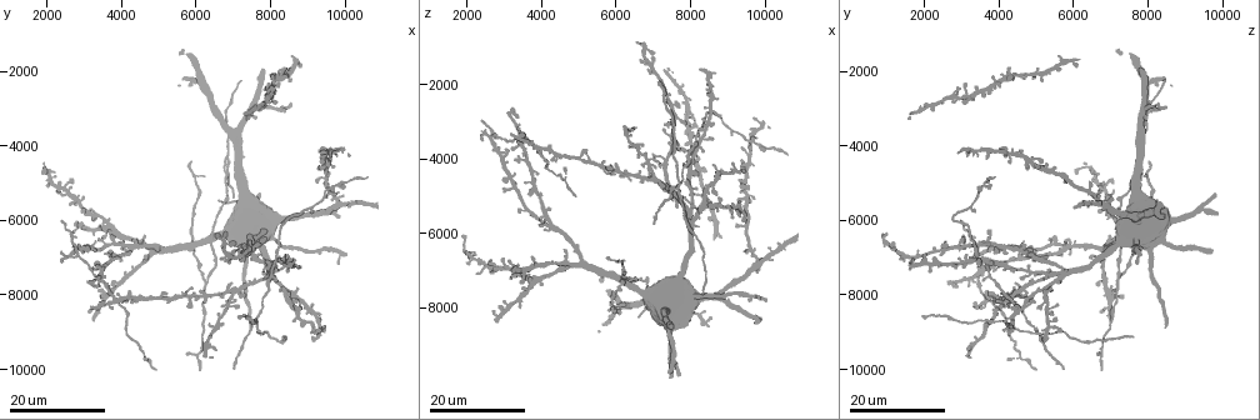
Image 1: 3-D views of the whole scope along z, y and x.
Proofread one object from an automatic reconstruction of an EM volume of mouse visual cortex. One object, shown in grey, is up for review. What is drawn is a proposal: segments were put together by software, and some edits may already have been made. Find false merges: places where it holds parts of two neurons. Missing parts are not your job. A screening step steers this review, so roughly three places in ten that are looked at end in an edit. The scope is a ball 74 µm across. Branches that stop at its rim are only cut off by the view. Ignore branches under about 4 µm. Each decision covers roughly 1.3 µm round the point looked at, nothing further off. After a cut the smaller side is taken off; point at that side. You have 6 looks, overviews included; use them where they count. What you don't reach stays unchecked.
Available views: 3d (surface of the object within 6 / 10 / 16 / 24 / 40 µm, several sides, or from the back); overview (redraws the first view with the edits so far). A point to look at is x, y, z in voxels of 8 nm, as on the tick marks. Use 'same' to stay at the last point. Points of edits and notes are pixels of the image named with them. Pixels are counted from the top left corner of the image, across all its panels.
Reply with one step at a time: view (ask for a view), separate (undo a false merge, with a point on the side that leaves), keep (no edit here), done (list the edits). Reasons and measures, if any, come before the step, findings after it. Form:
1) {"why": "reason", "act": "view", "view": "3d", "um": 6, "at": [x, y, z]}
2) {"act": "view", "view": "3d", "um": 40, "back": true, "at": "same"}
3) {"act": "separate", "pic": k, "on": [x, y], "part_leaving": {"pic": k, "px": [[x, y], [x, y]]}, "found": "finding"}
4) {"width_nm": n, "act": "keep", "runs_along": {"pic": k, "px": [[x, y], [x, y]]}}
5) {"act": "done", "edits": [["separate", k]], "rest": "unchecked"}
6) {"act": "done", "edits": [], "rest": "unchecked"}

{"why": "side arm on a straight run", "act": "view", "view": "3d", "um": 24, "at": [7700, 9000, 4900]}

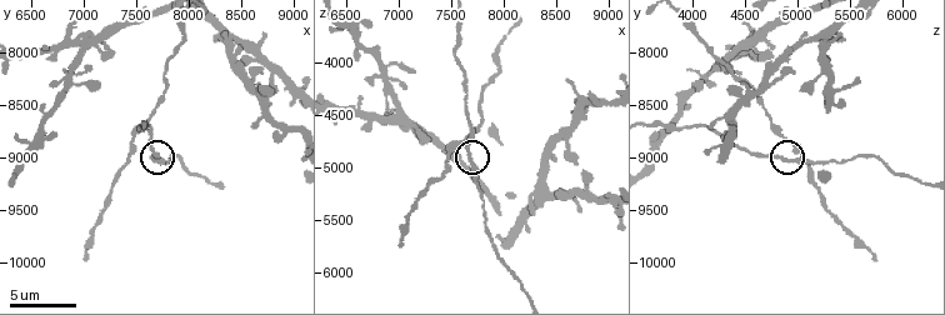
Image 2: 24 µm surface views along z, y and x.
{"act": "view", "view": "3d", "um": 6, "at": [7700, 9000, 4900]}

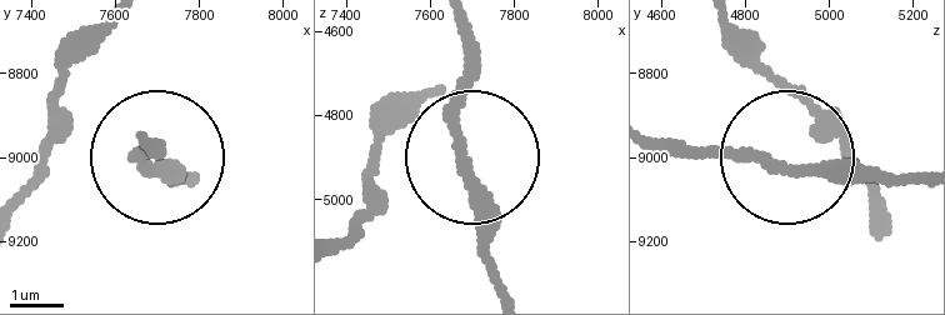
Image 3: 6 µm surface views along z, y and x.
{"width_nm": 190, "act": "keep", "runs_along": {"pic": 3, "px": [[431, 91], [388, 136], [374, 171], [464, 171], [495, 293]]}, "found": "continuous, no second neuron"}

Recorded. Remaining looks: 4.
{"why": "thick turns thin", "act": "view", "view": "3d", "um": 16, "at": [7560, 8700, 3900]}

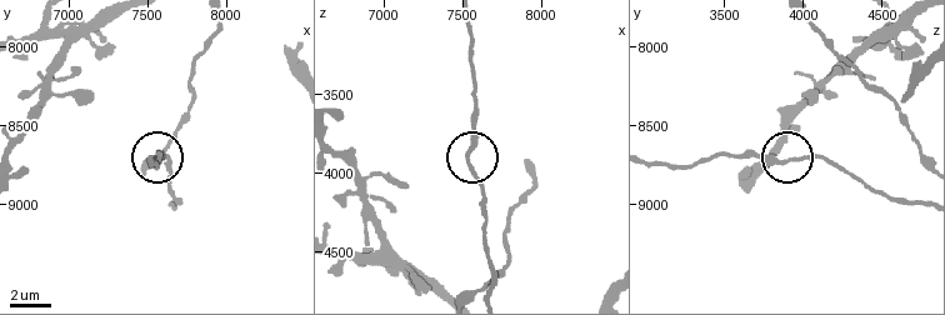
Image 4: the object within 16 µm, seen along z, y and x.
{"why": "from behind", "act": "view", "view": "3d", "um": 16, "back": true, "at": [7540, 8720, 3920]}

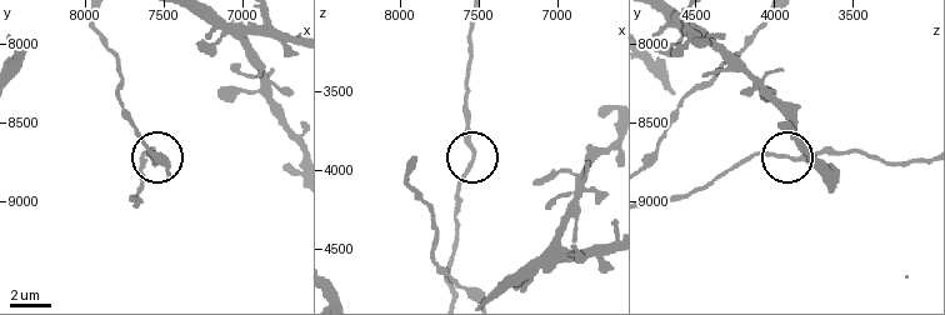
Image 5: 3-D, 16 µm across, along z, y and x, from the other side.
{"act": "keep", "runs_along": {"pic": 5, "px": [[650, 201], [691, 195], [761, 153], [796, 159], [855, 153]]}, "found": "all the same neuron"}

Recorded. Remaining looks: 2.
{"why": "a fork", "act": "view", "view": "3d", "um": 24, "at": [6300, 7700, 7100]}

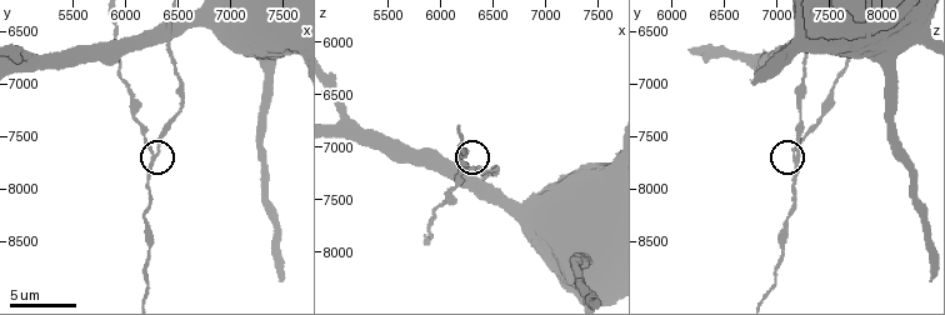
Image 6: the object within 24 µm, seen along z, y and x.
{"act": "view", "view": "3d", "um": 10, "at": [6280, 7680, 7160]}

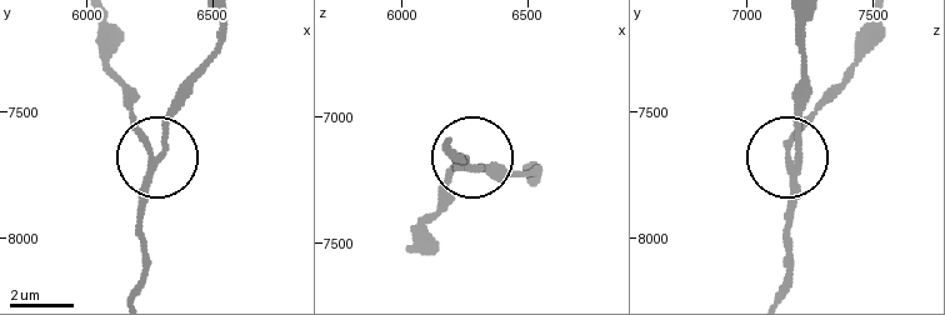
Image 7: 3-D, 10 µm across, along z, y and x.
{"act": "separate", "pic": 7, "on": [144, 141], "part_leaving": {"pic": 7, "px": [[149, 185], [149, 146], [130, 90], [111, 66], [106, 26]]}, "found": "two neurons meet here"}

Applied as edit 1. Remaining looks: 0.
{"act": "done", "edits": [["separate", 7]], "rest": "unchecked"}

